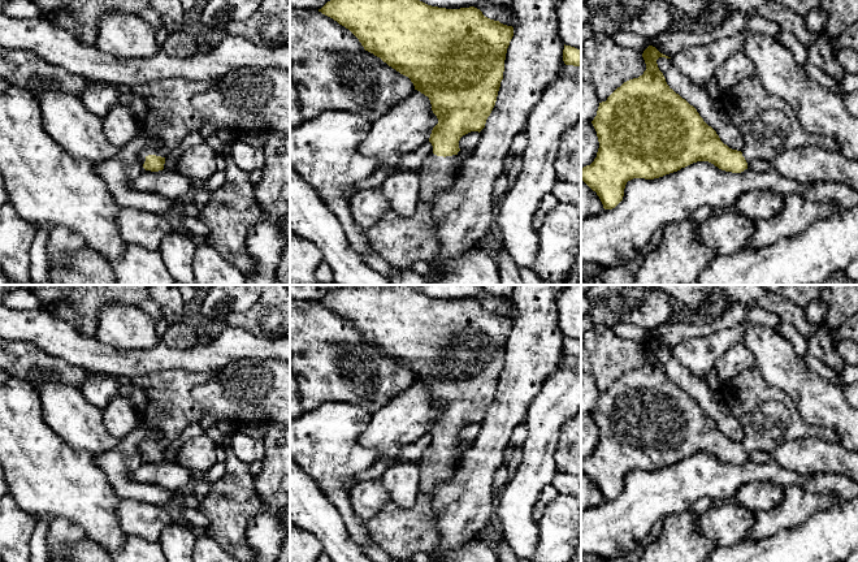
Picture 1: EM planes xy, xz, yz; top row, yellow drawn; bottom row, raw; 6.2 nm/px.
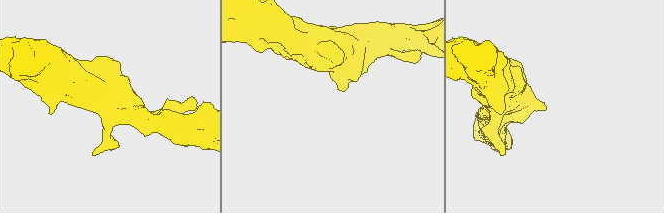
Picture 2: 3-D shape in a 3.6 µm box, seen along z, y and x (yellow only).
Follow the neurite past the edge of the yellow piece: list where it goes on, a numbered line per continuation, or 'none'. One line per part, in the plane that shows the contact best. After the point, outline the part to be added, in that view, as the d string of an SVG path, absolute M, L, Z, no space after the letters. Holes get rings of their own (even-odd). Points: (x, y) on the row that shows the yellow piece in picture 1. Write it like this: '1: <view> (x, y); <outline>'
1: xy (163, 108); M166 78L133 87L121 83L113 85L120 92L120 103L126 105L135 117L138 133L160 140L159 146L148 146L139 151L138 159L143 165L148 155L166 157L181 144L187 134L200 130L205 118L194 108L191 99L198 94L208 91L214 85L214 81Z

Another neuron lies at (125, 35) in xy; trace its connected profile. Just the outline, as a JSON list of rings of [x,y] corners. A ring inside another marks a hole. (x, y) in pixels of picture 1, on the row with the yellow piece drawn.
[[[108,12],[99,18],[95,47],[118,60],[157,55],[157,31],[138,13]]]

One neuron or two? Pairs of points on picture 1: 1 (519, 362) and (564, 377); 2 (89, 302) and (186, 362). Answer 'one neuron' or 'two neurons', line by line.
1: two neurons
2: two neurons

